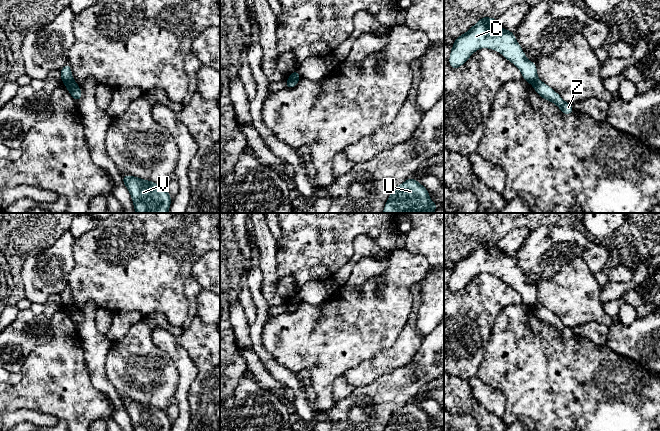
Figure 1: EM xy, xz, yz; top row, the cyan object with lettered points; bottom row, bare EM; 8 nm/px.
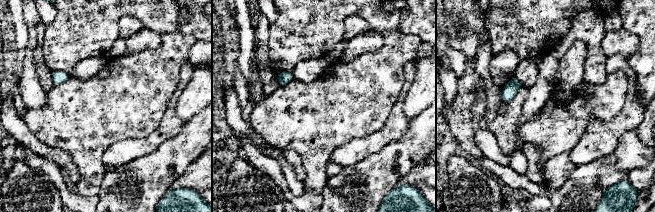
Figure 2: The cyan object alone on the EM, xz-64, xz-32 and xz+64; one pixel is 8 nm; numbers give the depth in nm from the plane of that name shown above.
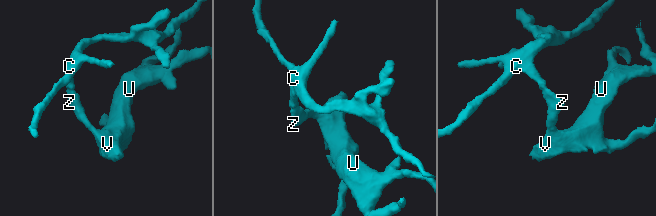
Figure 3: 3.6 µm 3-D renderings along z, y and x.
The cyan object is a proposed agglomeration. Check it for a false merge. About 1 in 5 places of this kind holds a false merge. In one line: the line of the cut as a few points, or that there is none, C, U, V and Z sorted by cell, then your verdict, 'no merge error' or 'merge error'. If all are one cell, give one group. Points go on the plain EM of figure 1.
cut in xz along (299, 301), (288, 303); C / U V Z; merge error

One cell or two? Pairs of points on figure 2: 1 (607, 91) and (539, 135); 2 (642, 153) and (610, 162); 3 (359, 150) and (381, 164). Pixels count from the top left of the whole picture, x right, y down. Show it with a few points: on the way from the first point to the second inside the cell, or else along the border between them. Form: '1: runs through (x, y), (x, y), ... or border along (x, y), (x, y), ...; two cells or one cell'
1: runs through (590, 103), (585, 108), (575, 108), (556, 127); one cell
2: border along (613, 152), (616, 156), (616, 166), (627, 173); two cells
3: border along (388, 143), (361, 160), (346, 165); two cells

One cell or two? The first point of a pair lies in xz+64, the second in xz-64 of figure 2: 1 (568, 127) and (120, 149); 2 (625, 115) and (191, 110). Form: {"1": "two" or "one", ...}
{"1": "two", "2": "two"}

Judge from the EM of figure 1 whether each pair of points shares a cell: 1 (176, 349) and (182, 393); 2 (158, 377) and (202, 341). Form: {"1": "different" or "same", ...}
{"1": "same", "2": "different"}

